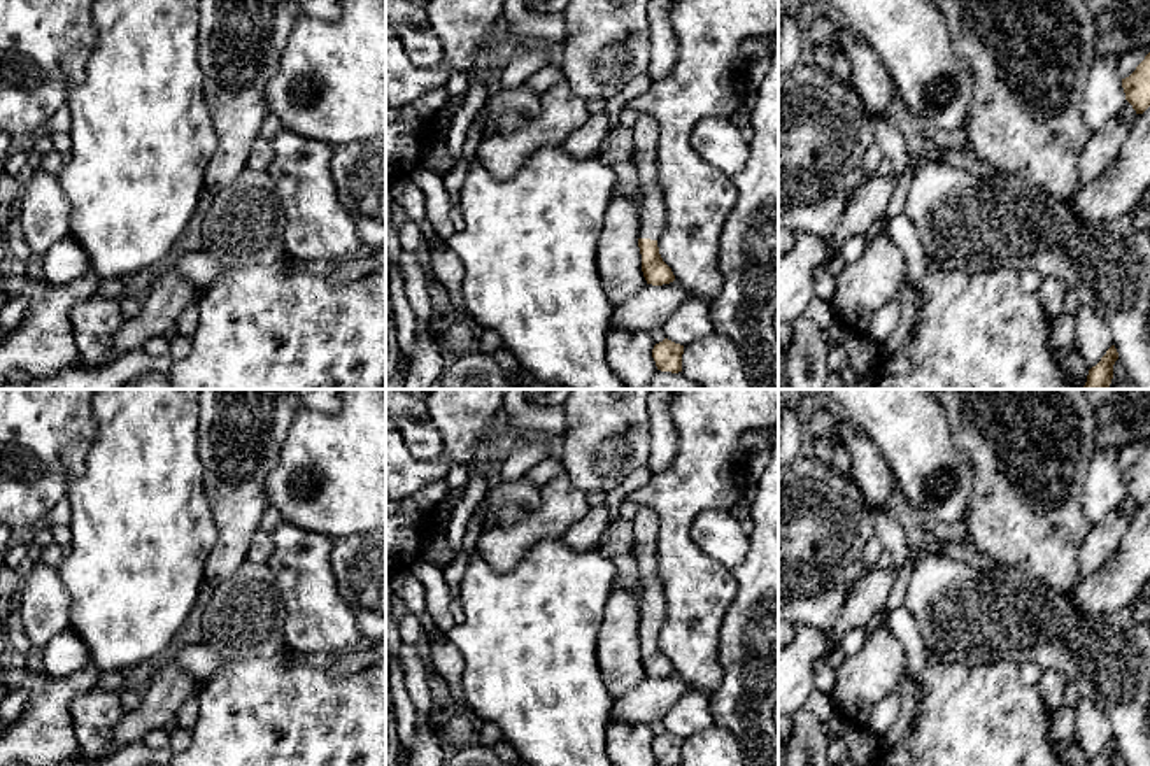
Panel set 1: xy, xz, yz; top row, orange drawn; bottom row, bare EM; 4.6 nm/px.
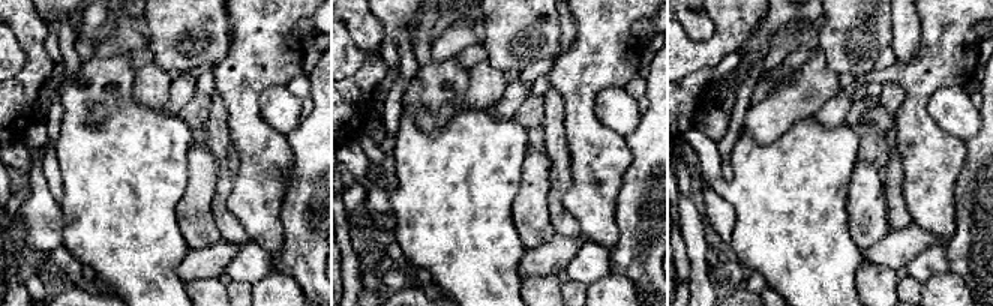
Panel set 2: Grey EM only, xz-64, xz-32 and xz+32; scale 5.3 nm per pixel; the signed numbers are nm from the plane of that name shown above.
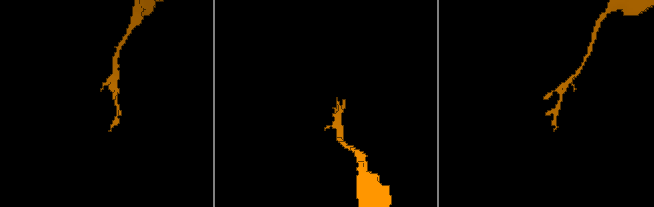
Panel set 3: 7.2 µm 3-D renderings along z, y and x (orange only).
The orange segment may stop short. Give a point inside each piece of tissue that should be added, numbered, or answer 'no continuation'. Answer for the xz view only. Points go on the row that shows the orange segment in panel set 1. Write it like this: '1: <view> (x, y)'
1: xz (651, 214)

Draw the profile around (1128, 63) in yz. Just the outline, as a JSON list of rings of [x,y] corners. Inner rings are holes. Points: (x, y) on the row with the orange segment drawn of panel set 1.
[[[1150,46],[1132,49],[1132,51],[1127,51],[1125,54],[1122,54],[1118,67],[1117,67],[1118,75],[1122,79],[1129,77],[1136,70],[1136,67],[1145,60],[1145,56],[1148,53],[1150,53]]]

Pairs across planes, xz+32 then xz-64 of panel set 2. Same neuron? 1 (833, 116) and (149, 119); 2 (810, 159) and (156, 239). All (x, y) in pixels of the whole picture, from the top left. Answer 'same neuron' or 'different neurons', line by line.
1: different neurons
2: same neuron

